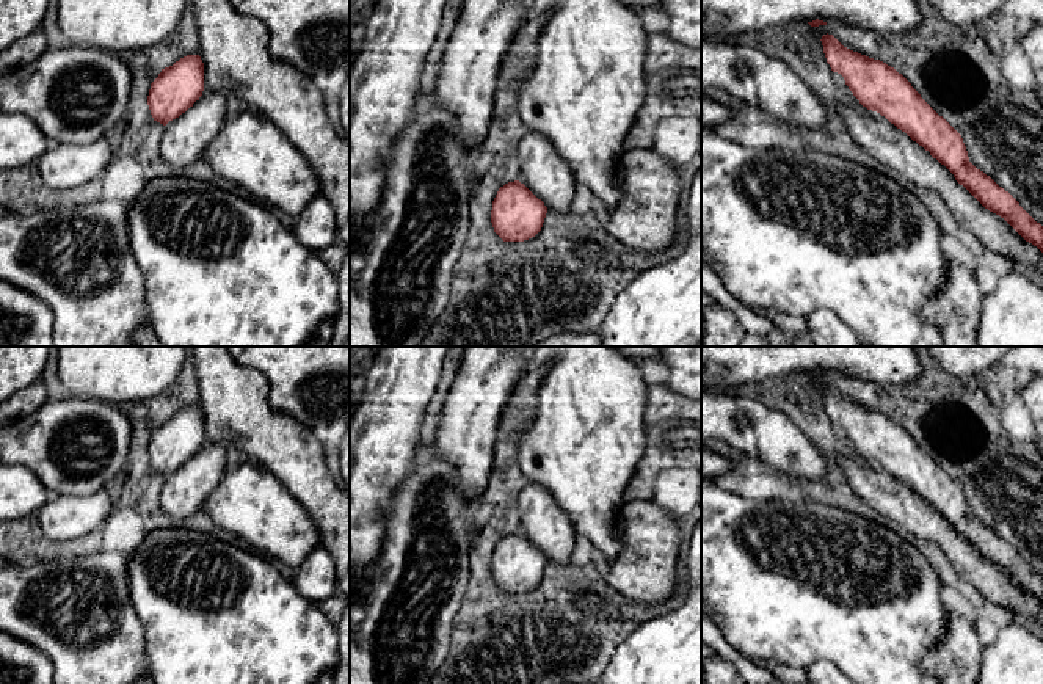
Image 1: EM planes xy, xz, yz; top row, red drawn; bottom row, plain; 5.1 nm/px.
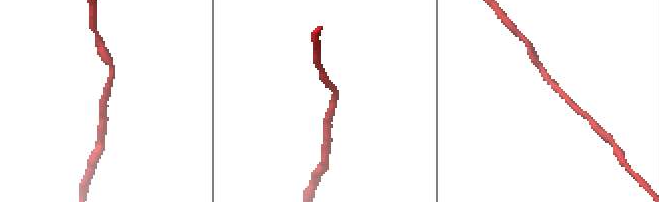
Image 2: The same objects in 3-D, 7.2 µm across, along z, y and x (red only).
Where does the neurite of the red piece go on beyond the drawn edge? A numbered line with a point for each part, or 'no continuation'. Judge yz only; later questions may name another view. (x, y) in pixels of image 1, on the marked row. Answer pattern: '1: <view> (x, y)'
1: yz (888, 145)

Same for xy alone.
1: xy (185, 138)

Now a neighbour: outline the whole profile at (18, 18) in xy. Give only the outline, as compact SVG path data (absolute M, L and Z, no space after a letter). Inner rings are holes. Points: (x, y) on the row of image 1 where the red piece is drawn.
M0 0L0 53L41 28L50 0Z

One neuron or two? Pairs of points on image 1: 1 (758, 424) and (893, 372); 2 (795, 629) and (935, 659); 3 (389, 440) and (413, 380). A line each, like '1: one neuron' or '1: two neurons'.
1: two neurons
2: two neurons
3: one neuron

